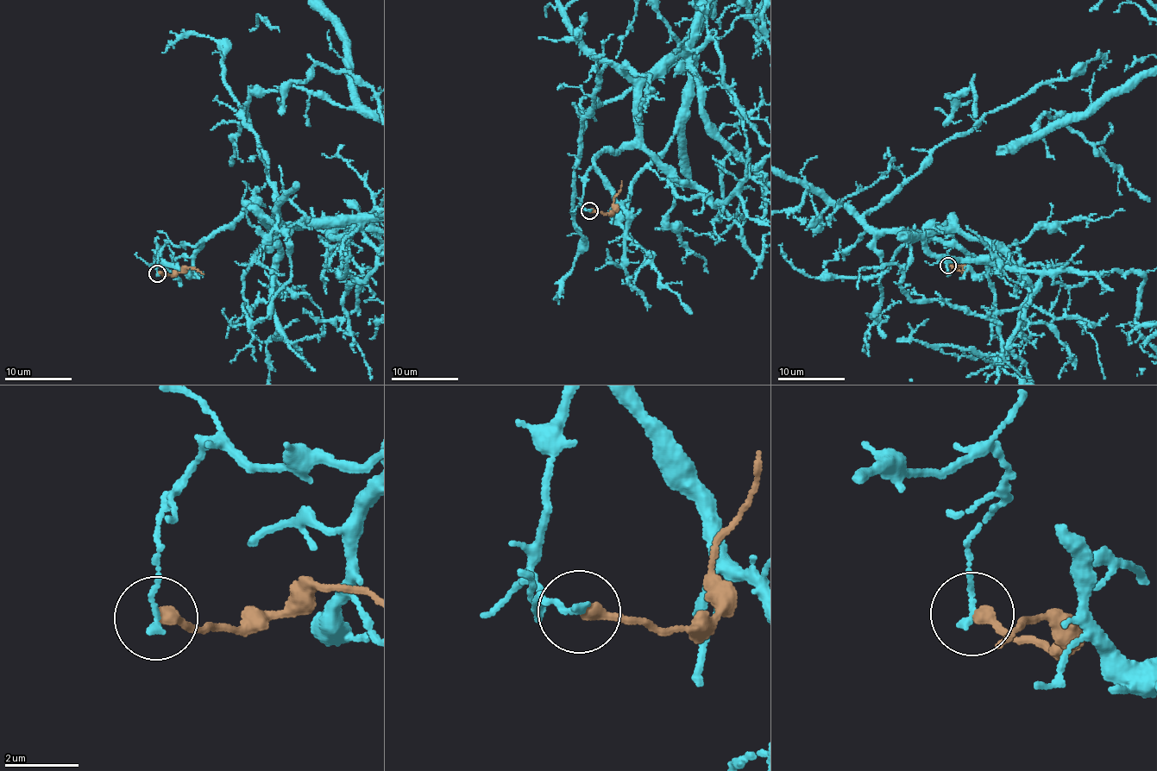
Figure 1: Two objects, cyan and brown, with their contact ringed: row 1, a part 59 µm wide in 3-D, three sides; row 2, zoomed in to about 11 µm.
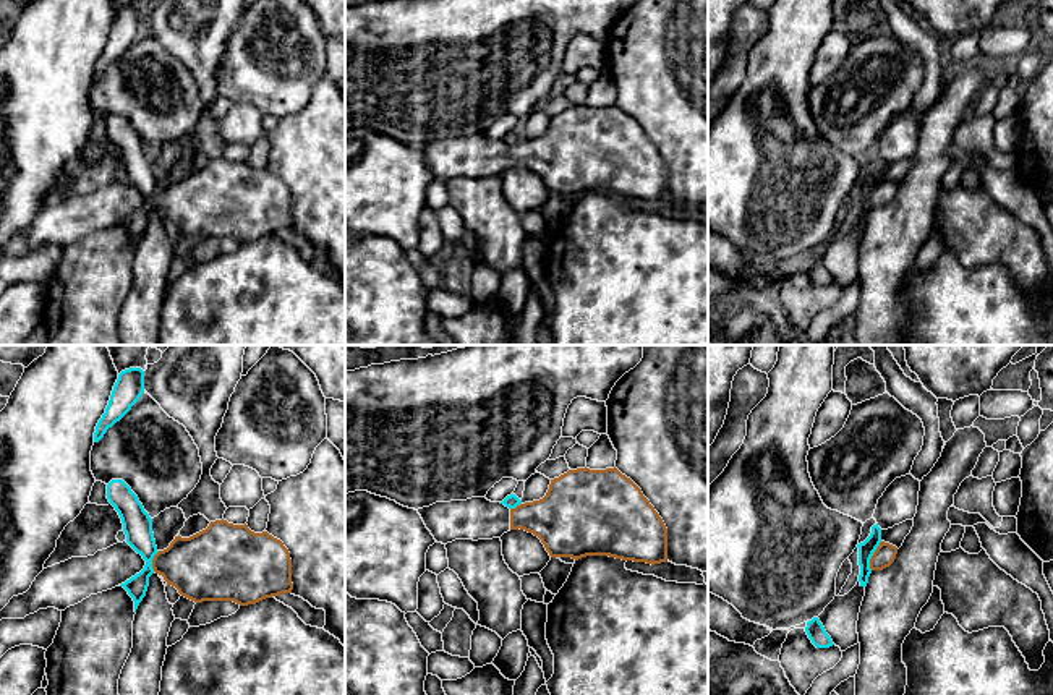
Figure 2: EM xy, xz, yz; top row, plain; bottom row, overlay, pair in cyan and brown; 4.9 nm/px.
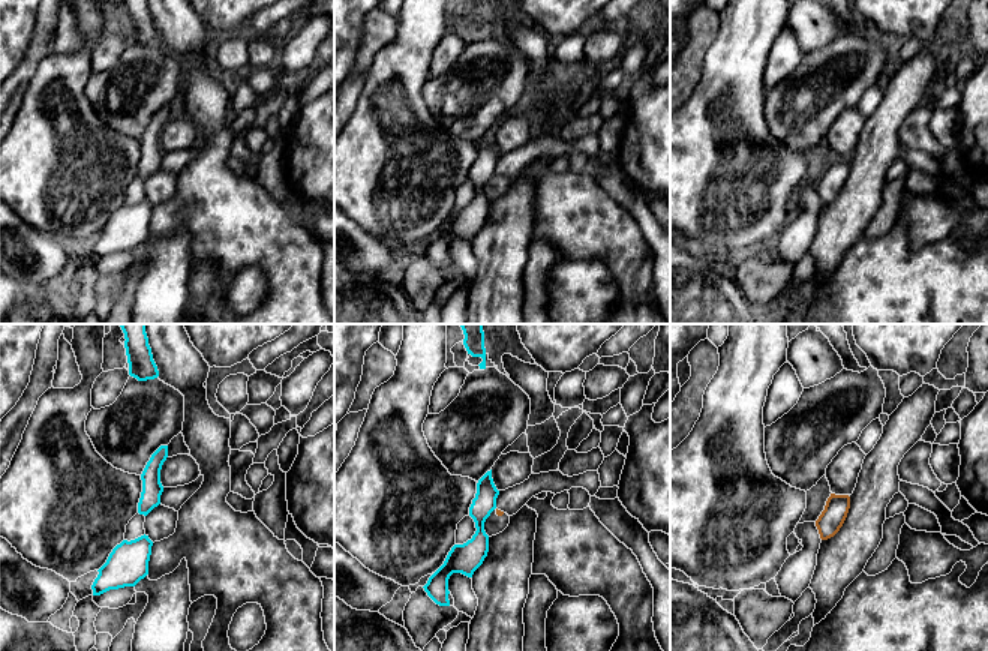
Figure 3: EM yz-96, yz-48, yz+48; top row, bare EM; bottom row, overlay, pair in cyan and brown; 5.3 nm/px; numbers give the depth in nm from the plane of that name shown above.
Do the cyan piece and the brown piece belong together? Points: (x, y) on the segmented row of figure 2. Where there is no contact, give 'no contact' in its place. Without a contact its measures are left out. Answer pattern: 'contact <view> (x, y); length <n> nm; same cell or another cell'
contact yz (872, 554); length 160 nm; another cell

